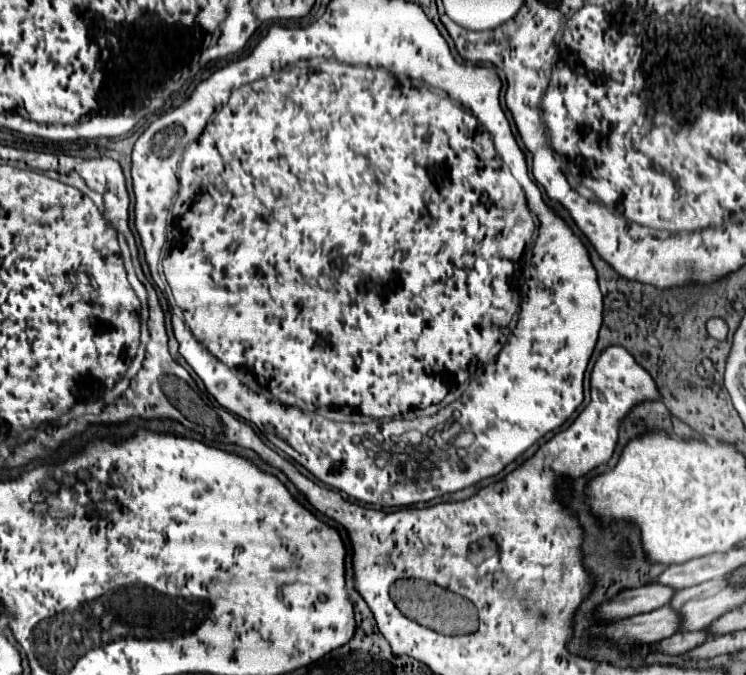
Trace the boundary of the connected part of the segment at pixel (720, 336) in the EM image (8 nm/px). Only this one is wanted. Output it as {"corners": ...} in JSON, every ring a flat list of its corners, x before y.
{"corners":[[712,318,712,320,708,322,708,334,710,334,712,338,716,338,716,340,726,340,726,336,728,336,728,326,726,326,726,322,720,320,720,318]]}

